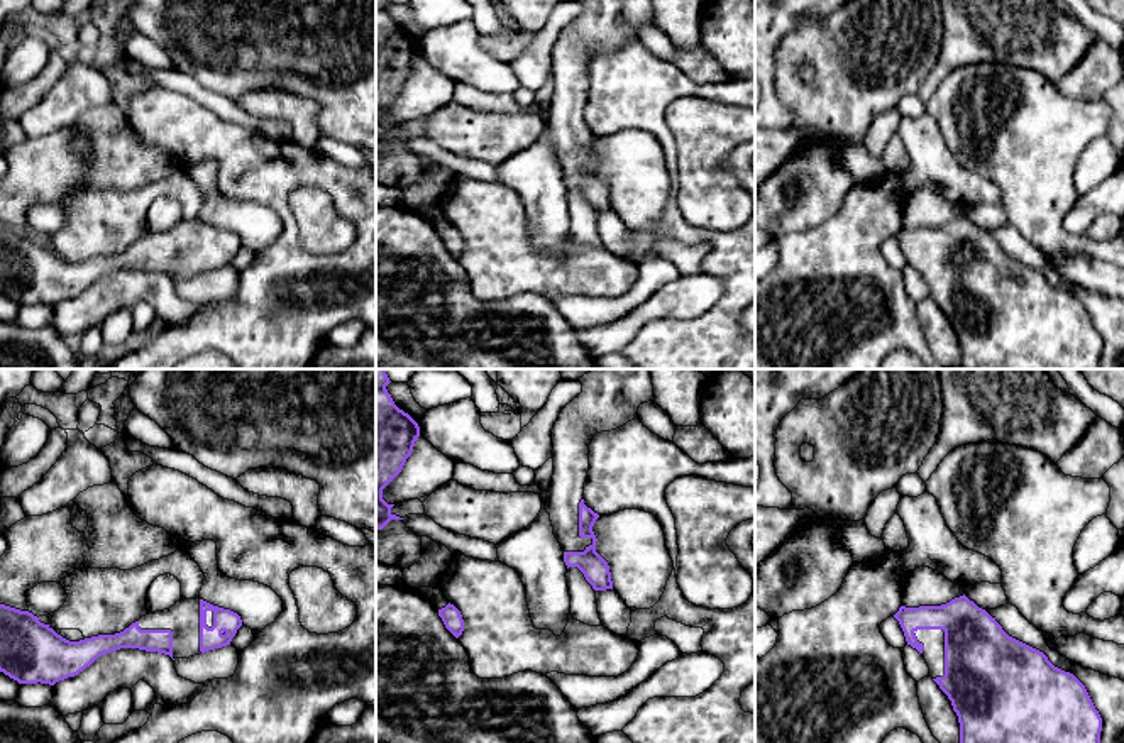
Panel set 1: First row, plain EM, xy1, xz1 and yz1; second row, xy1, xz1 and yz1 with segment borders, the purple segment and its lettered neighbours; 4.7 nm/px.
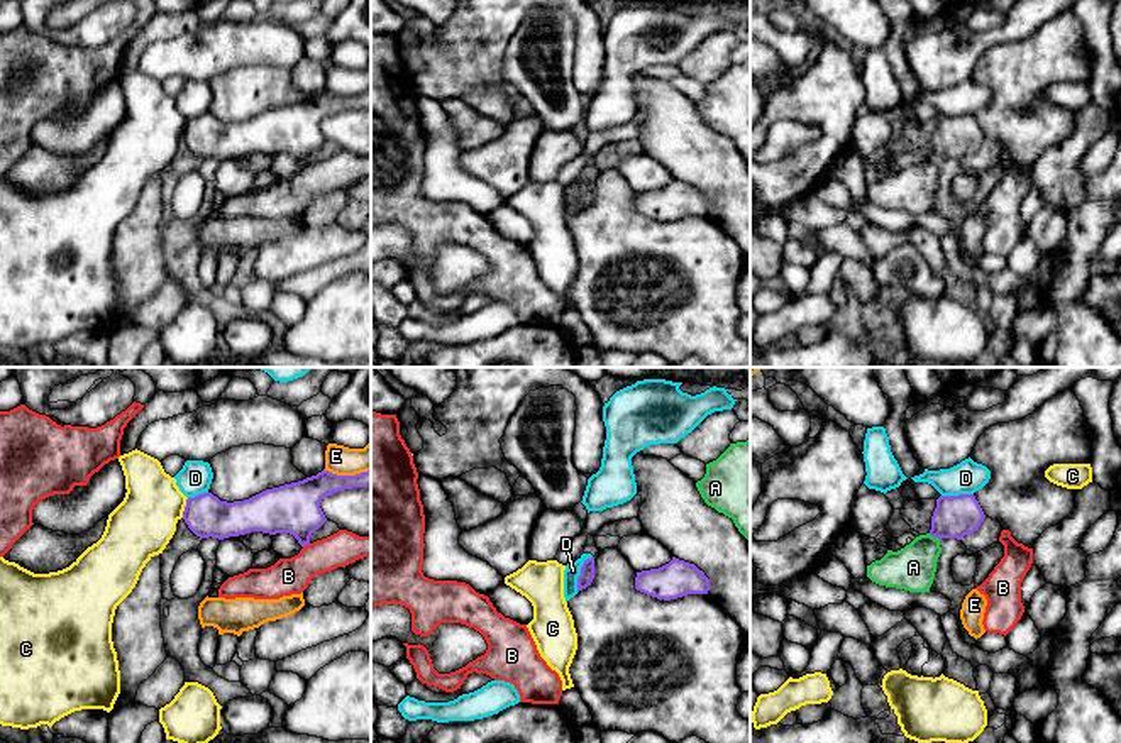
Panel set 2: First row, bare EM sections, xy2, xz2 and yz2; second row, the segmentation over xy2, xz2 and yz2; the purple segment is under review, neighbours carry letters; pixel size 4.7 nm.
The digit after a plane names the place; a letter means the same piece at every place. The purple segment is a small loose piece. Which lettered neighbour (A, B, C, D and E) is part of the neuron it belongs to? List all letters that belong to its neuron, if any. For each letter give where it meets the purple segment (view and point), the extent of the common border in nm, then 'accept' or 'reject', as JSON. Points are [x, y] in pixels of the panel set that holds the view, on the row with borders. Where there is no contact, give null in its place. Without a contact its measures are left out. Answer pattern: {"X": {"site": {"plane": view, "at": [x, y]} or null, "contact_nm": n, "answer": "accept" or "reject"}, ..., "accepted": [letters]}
{"A": {"site": {"plane": "yz2", "at": [933, 535]}, "contact_nm": 70, "answer": "reject"}, "B": {"site": {"plane": "xy2", "at": [307, 544]}, "contact_nm": 40, "answer": "reject"}, "C": {"site": {"plane": "xy2", "at": [185, 508]}, "contact_nm": 100, "answer": "reject"}, "D": {"site": {"plane": "xz2", "at": [581, 574]}, "contact_nm": 190, "answer": "reject"}, "E": {"site": {"plane": "xy2", "at": [347, 476]}, "contact_nm": 220, "answer": "reject"}, "accepted": []}

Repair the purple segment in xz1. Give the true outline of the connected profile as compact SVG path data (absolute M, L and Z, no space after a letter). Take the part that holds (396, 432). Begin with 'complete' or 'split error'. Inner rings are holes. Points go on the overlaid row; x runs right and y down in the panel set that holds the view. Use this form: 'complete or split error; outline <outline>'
complete; outline M376 369L376 530L403 520L391 513L394 504L383 499L383 489L401 472L420 437L418 423L388 393L391 381L386 371Z

